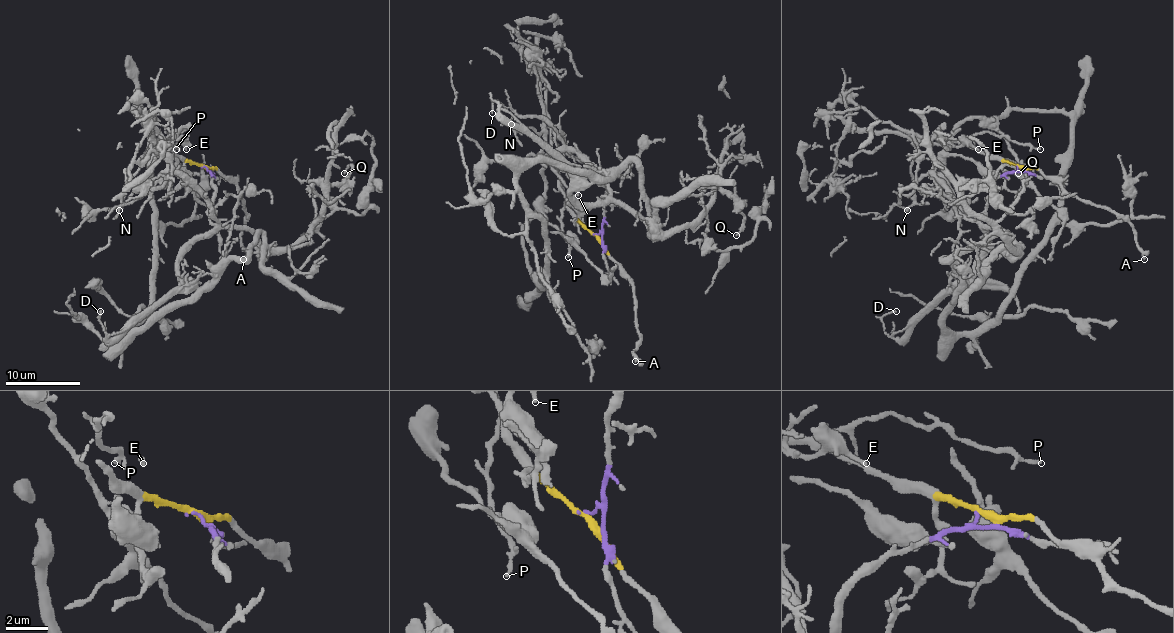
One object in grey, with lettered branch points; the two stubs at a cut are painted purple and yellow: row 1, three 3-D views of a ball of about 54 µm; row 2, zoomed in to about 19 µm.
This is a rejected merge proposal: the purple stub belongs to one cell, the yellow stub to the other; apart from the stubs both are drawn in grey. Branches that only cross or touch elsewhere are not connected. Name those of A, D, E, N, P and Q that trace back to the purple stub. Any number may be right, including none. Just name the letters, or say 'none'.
D, N, Q

